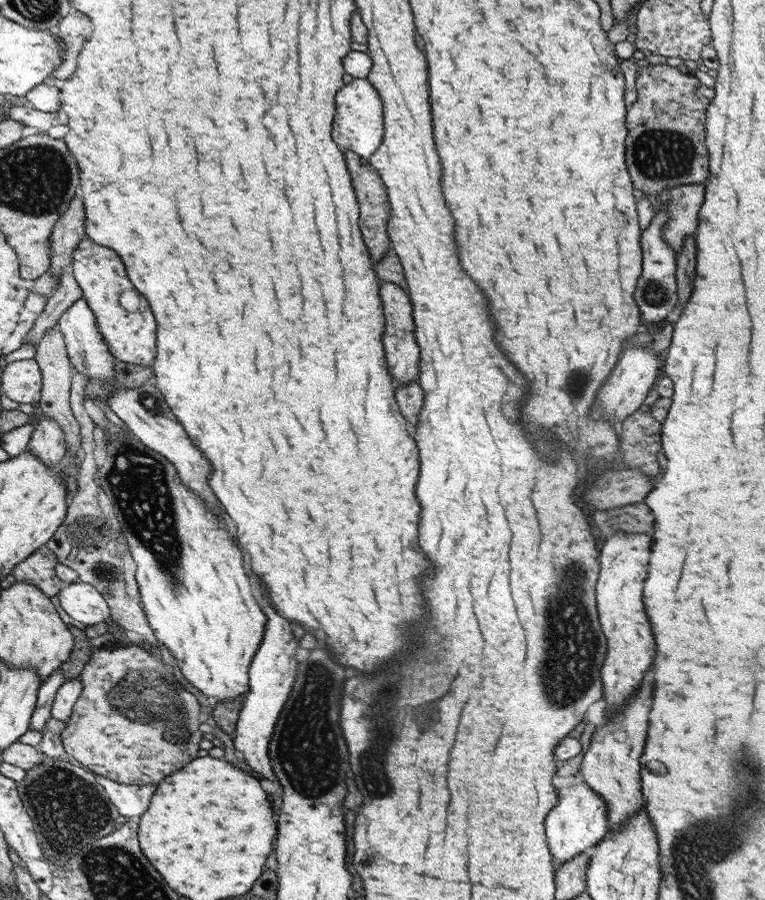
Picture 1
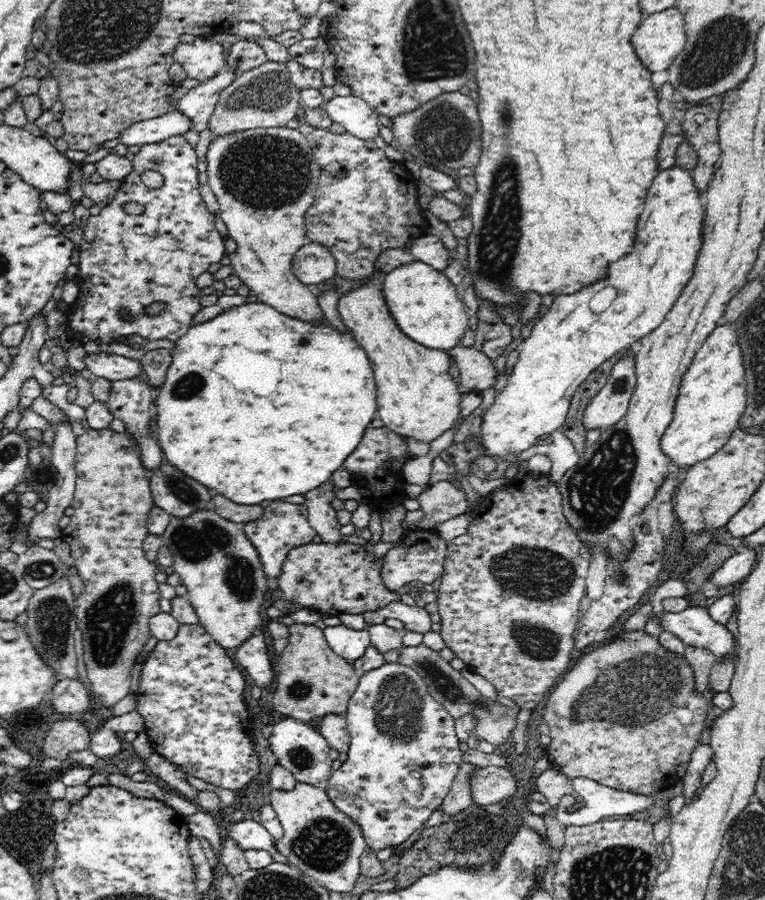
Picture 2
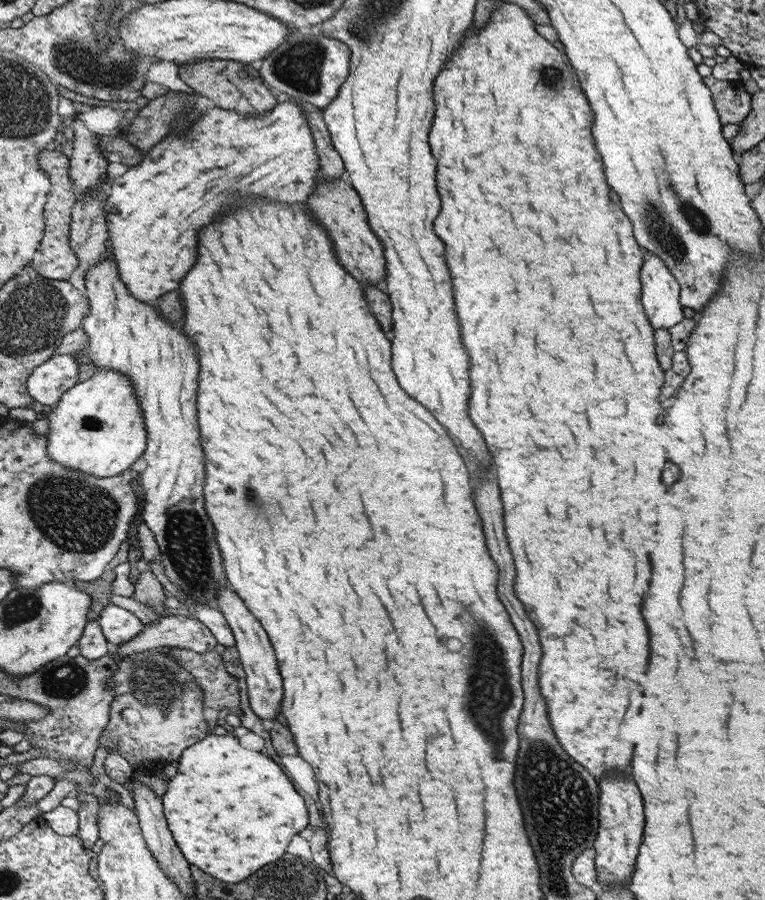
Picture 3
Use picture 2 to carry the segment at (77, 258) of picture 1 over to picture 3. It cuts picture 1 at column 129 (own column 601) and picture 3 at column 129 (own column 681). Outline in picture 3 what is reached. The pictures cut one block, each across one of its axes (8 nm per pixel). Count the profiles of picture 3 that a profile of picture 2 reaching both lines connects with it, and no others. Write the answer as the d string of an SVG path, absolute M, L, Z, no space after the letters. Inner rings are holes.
M288 100L288 102L281 102L277 104L273 109L265 111L263 116L241 116L237 112L231 110L223 110L221 108L207 108L201 114L199 118L185 130L185 132L168 132L166 136L163 136L161 140L152 146L146 153L145 157L137 163L128 167L120 176L117 176L109 184L109 190L105 202L103 202L103 218L105 218L105 226L107 226L107 250L109 256L115 260L115 266L117 266L117 274L119 274L119 280L125 284L127 292L135 298L135 300L141 300L141 302L155 302L155 300L171 290L177 288L179 280L183 278L183 274L187 272L187 268L191 268L193 264L193 256L195 256L195 230L203 227L203 224L213 223L213 219L217 217L219 212L223 213L223 210L227 211L227 206L235 206L235 203L239 203L241 198L245 197L267 197L267 199L283 200L283 203L295 203L303 202L307 196L313 194L315 190L315 180L317 180L317 174L320 174L319 159L317 159L317 153L315 153L315 147L313 146L313 135L311 135L311 129L309 129L309 123L303 115L302 106L298 106L294 100Z

